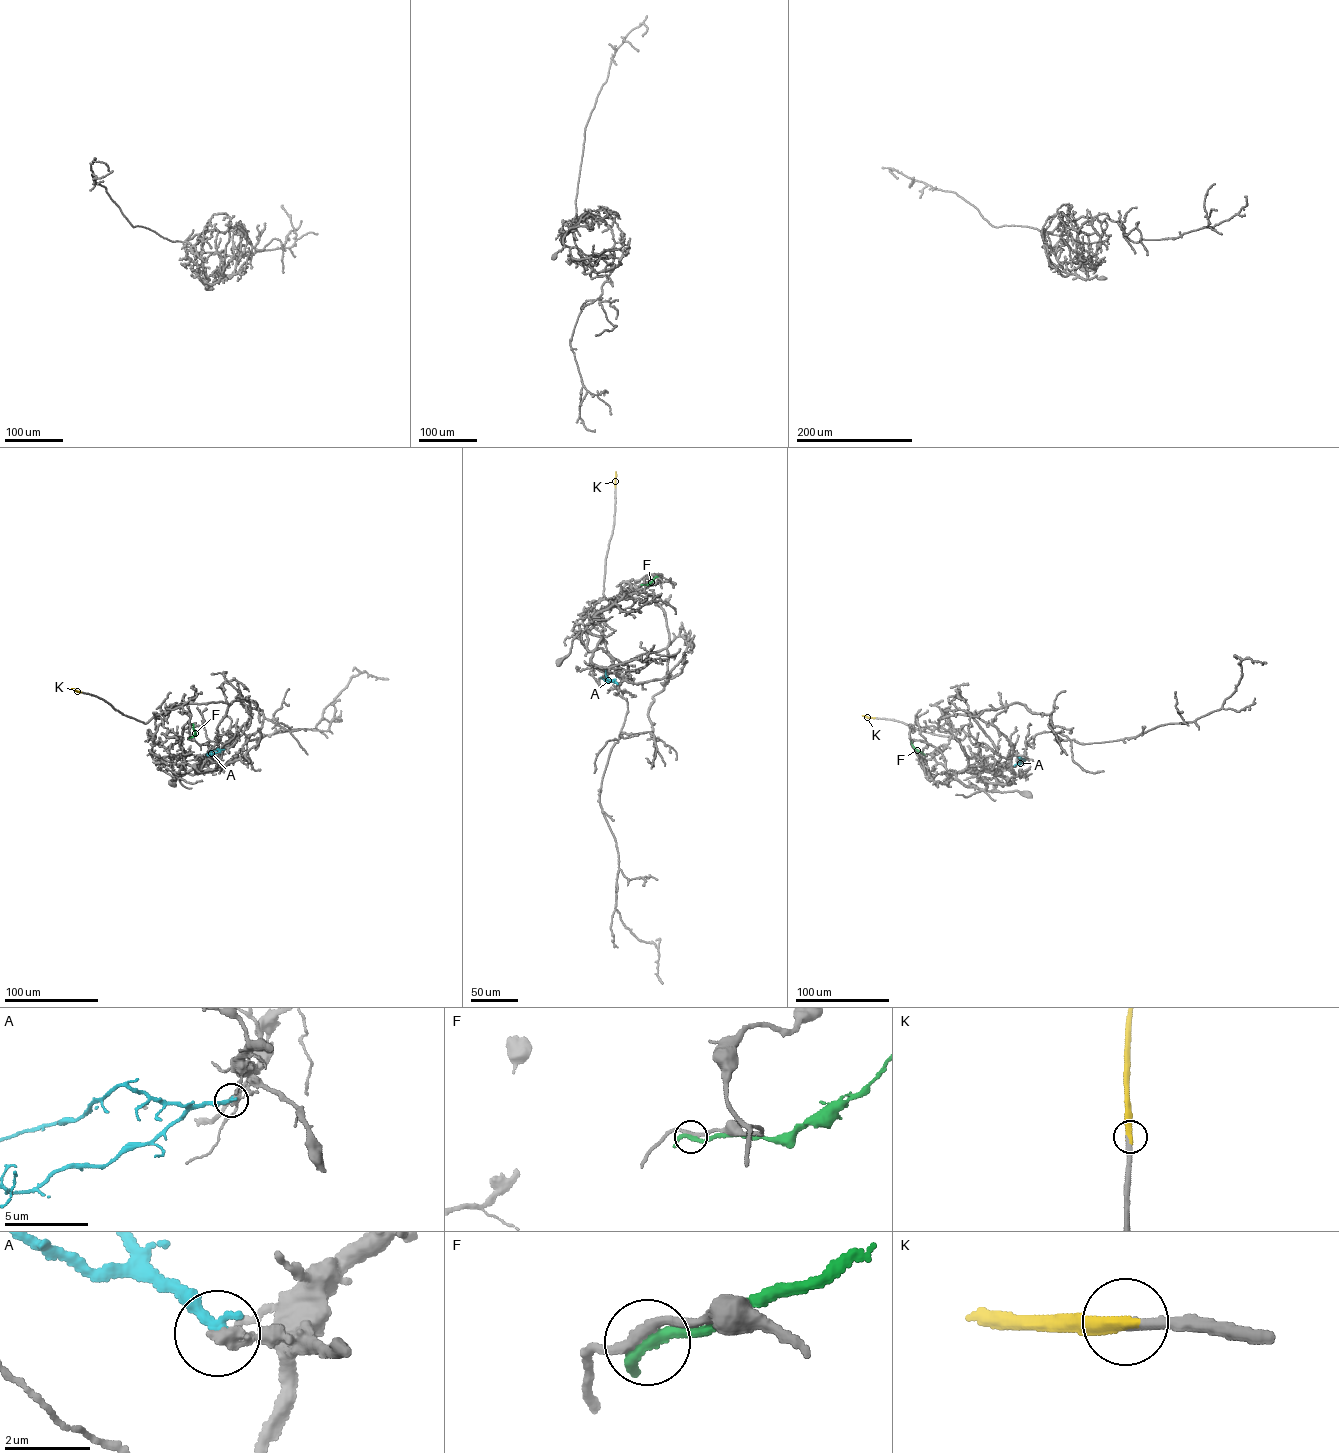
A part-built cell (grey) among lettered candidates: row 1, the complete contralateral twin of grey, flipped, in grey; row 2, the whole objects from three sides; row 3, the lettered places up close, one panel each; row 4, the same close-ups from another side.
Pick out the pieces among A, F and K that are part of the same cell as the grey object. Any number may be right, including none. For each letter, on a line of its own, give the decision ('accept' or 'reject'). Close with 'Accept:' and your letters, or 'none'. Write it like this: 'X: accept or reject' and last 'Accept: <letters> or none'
A: reject
F: reject
K: accept
Accept: K

